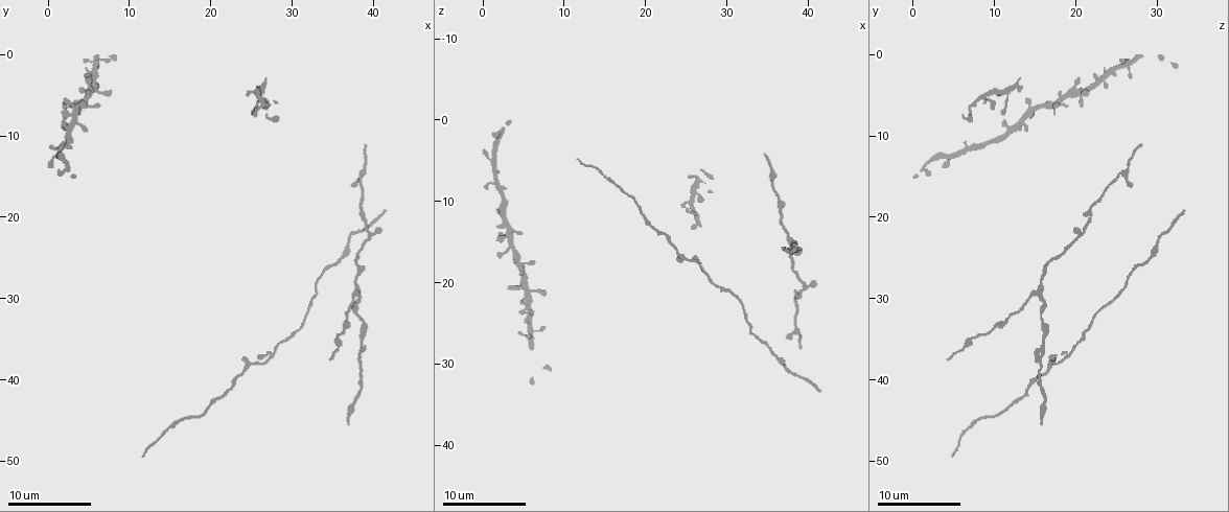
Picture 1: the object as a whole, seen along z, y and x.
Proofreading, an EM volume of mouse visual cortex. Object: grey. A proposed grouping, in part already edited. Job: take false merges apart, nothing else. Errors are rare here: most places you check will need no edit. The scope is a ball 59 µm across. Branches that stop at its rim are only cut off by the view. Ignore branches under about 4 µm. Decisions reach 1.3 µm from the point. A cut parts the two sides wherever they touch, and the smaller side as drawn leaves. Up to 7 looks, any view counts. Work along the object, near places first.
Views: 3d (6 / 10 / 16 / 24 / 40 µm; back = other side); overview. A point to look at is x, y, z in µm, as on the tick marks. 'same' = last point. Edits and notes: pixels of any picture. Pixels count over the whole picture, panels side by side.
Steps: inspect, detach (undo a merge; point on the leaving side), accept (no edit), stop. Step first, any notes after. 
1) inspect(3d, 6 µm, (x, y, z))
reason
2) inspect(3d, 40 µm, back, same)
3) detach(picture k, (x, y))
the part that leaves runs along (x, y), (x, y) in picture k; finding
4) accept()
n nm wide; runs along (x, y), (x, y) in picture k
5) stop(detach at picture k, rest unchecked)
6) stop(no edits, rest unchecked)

inspect(3d, 6 µm, (25.4, 38.0, 17.4))
thick turns thin

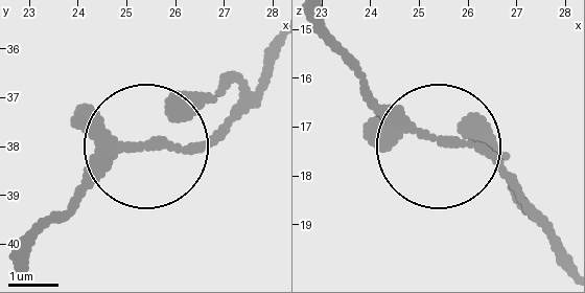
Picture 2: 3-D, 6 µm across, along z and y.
accept()
one neuron here

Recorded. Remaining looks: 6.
inspect(3d, 10 µm, (4.6, 5.8, 17.6))
looks like a crossing

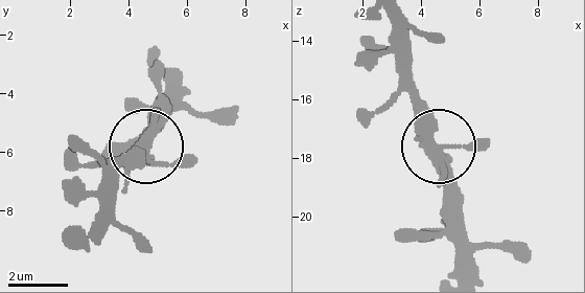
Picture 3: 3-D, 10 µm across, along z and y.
accept()
continuous, no second neuron

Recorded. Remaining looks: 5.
inspect(3d, 10 µm, (3.6, 8.4, 13.4))
three-way junction

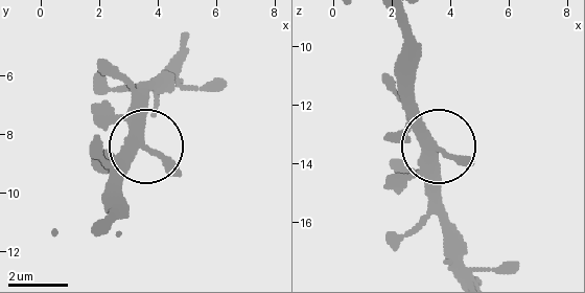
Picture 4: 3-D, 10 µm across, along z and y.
accept()
3 arms; one neuron here

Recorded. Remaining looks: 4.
stop(no edits, rest unchecked)

